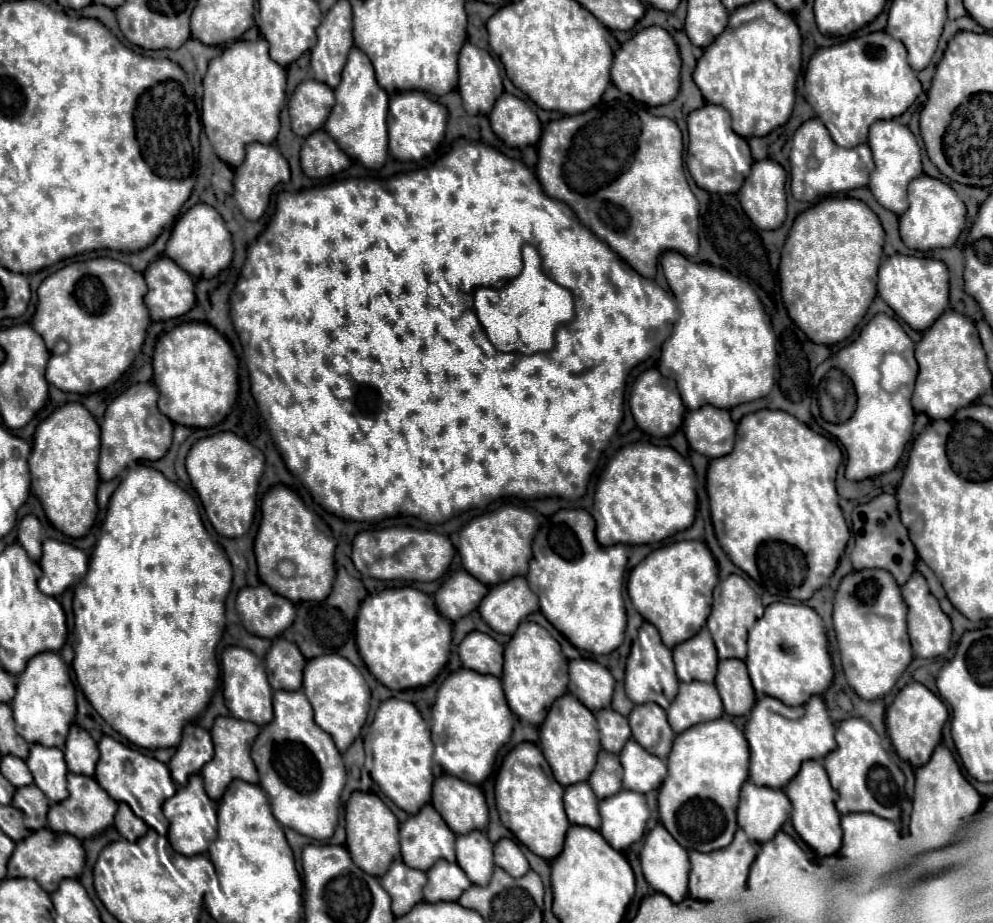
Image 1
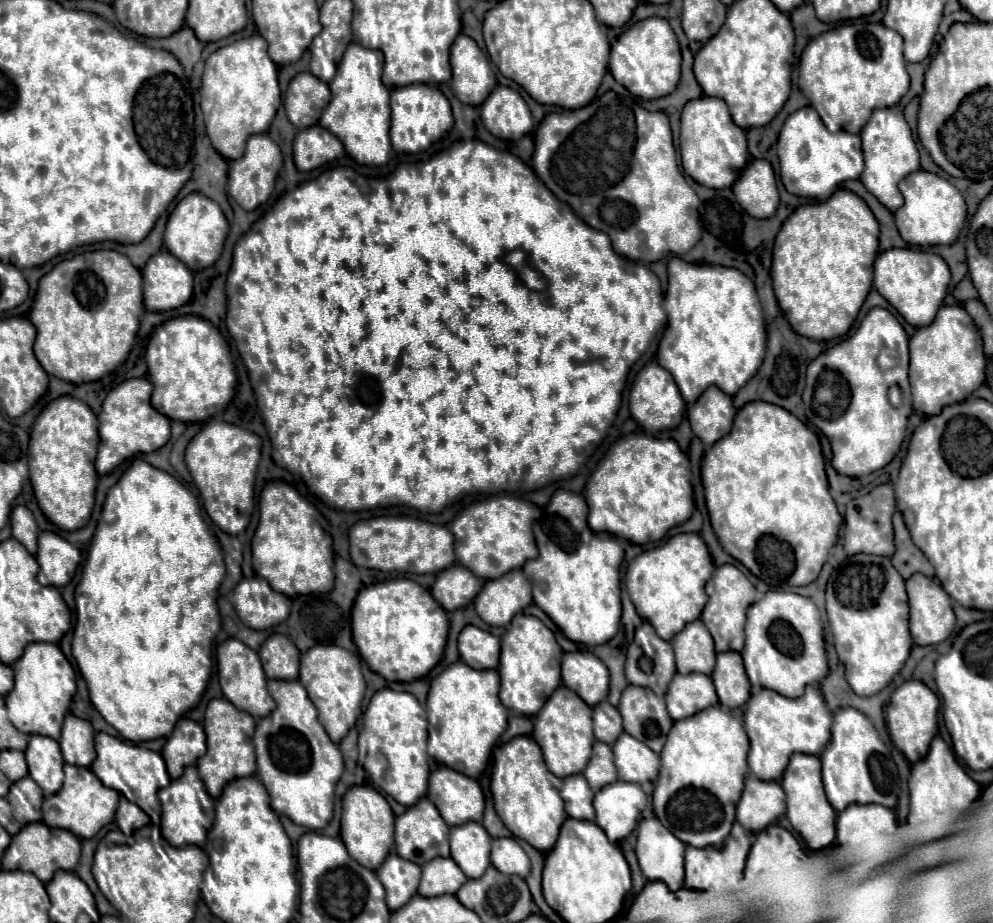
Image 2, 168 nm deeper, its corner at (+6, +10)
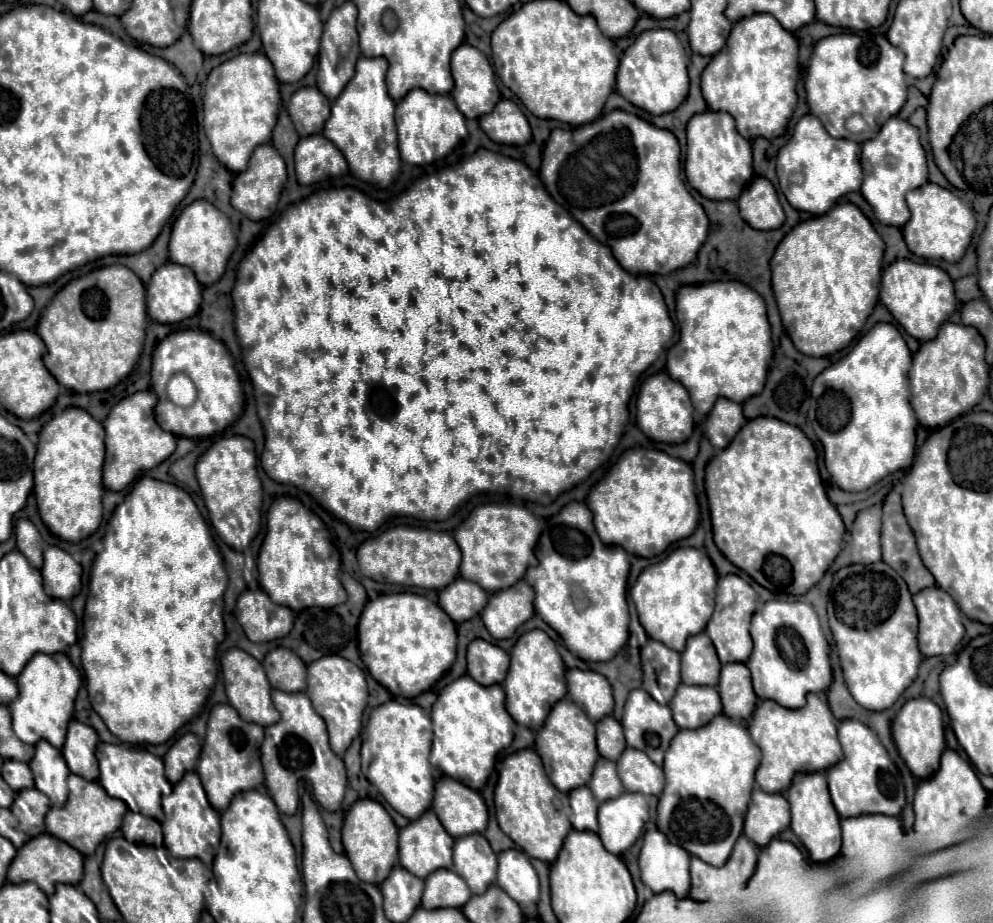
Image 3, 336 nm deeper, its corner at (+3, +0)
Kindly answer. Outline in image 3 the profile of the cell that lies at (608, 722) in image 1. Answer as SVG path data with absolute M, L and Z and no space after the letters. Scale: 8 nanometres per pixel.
M614 716L602 718L596 724L596 732L598 732L598 752L600 752L600 756L604 756L608 760L618 760L618 756L626 748L620 722Z

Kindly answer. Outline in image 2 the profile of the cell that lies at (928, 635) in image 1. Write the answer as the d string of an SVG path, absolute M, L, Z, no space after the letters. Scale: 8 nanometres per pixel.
M913 574L907 582L907 594L909 594L909 630L911 638L917 646L929 646L929 644L939 644L949 638L949 634L955 628L955 614L951 608L949 594L935 584L931 578L923 574Z

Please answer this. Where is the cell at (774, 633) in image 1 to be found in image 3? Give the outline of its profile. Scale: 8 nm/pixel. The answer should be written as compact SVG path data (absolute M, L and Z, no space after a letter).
M768 600L752 618L750 634L754 650L746 662L760 700L776 700L784 708L800 708L810 692L826 692L832 684L828 642L820 628L818 614L806 602Z

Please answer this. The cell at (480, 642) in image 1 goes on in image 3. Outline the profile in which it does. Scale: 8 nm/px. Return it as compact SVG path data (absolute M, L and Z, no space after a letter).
M472 640L468 646L468 674L482 686L502 684L504 674L508 672L510 656L486 642L486 640Z

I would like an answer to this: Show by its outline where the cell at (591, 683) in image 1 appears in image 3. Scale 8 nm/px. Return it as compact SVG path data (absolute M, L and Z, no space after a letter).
M572 668L566 674L566 682L568 698L576 702L576 706L580 706L592 722L598 722L600 718L612 714L614 710L612 688L602 674Z

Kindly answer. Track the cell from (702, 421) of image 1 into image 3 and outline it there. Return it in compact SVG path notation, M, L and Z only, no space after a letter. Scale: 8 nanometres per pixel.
M718 398L716 406L712 408L712 414L706 418L706 434L716 448L726 448L730 440L736 436L736 432L744 426L746 418L742 414L742 406L728 400Z

